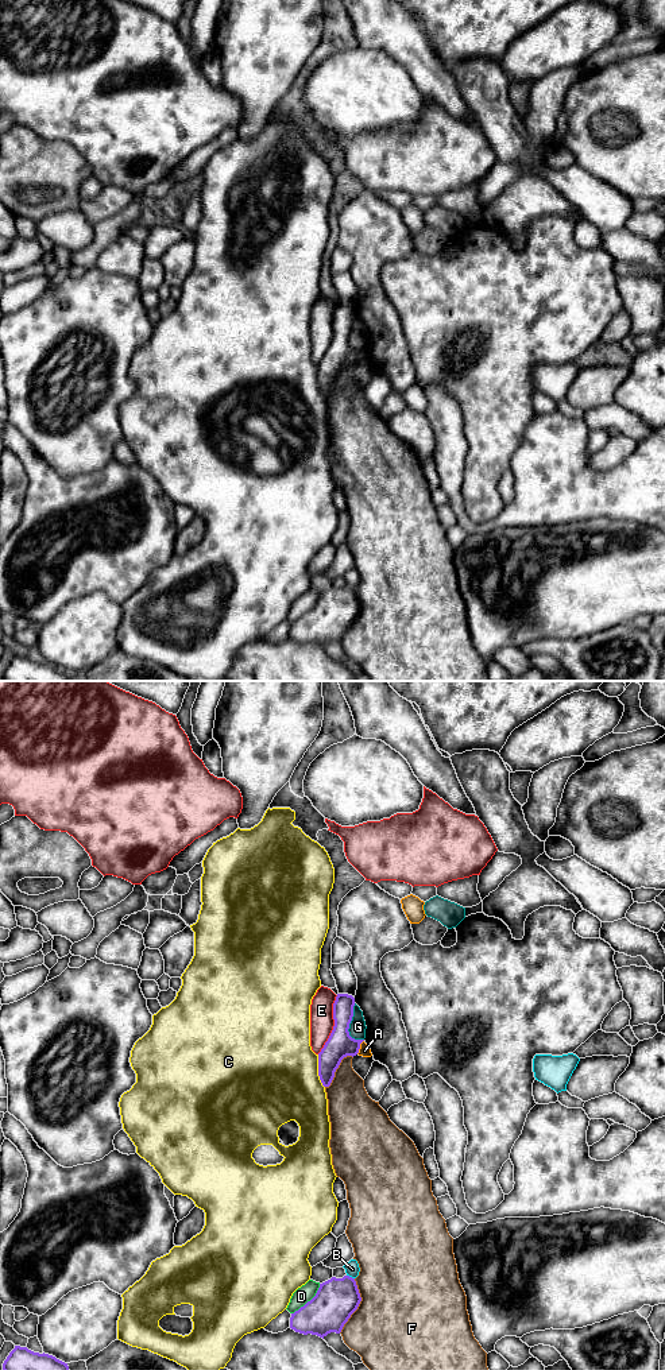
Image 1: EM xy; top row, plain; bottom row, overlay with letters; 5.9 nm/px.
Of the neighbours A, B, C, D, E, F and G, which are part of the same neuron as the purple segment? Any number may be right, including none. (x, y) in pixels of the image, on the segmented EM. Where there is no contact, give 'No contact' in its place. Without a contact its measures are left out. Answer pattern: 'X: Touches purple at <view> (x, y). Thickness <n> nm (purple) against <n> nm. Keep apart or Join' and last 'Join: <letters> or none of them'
A: Touches purple at xy (359, 1047). Thickness 160 nm (purple) against 70 nm. Keep apart
B: Touches purple at xy (351, 1277). Thickness 260 nm (purple) against 90 nm. Keep apart
C: Touches purple at xy (319, 1071). Thickness 160 nm (purple) against 500 nm. Keep apart
D: Touches purple at xy (308, 1301). Thickness 260 nm (purple) against 100 nm. Keep apart
E: Touches purple at xy (335, 1025). Thickness 160 nm (purple) against 140 nm. Keep apart
F: Touches purple at xy (358, 1305). Thickness 260 nm (purple) against 500 nm. Keep apart
G: Touches purple at xy (348, 1026). Thickness 160 nm (purple) against 100 nm. Keep apart
Join: none of them

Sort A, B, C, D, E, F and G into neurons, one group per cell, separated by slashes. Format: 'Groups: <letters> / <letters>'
Groups: A / B / C / D / E / F / G

